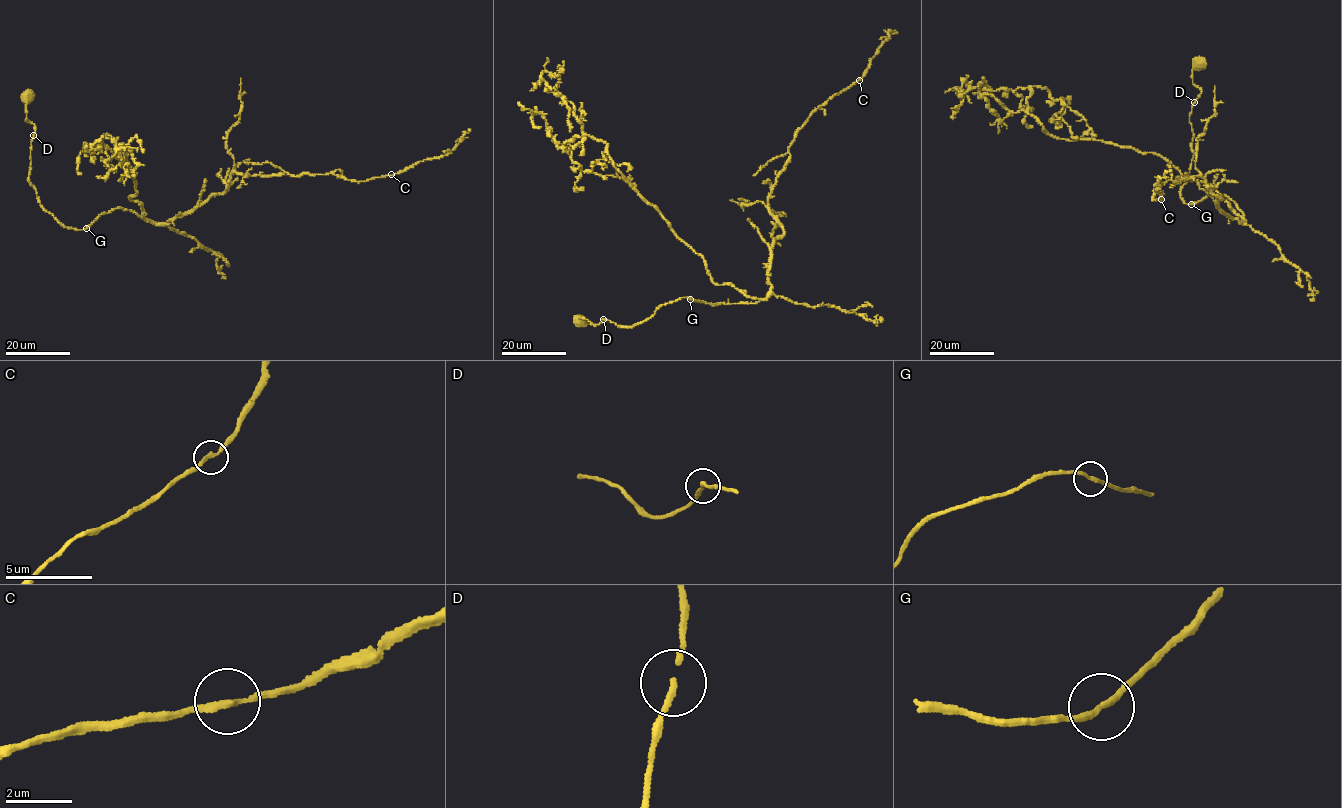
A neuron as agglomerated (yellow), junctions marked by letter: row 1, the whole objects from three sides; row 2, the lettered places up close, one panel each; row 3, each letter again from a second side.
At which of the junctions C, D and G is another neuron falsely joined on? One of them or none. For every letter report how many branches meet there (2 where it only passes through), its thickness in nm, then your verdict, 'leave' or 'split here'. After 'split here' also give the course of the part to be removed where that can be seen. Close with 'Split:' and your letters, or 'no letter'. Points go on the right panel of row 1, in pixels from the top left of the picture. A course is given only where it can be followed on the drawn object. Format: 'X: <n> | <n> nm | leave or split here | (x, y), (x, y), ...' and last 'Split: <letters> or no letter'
C: 2 | 190 nm | leave
D: 2 | 150 nm | leave
G: 2 | 160 nm | leave
Split: no letter

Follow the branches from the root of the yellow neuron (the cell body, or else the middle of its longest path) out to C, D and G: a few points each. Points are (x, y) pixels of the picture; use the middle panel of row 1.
C: (579, 320), (631, 327), (681, 298), (766, 297), (783, 234), (768, 196), (788, 146), (812, 112), (859, 80)
D: (579, 320), (580, 317), (587, 319), (594, 325), (603, 319)
G: (579, 320), (594, 325), (605, 319), (631, 327), (652, 316), (661, 305), (690, 298)

